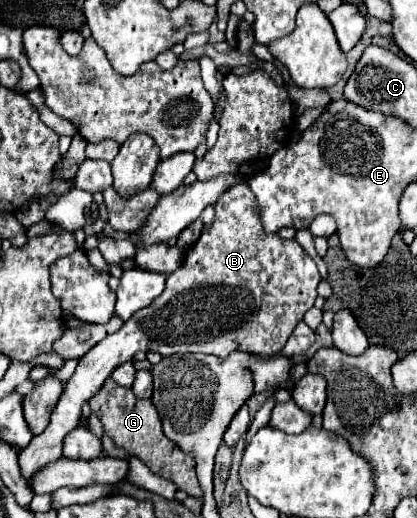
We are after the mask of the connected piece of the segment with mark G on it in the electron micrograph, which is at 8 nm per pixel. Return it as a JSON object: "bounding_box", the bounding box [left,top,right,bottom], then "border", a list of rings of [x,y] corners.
{"bounding_box":[89,379,203,499],"border":[[[107,379],[103,383],[103,387],[89,399],[89,407],[101,419],[103,431],[105,431],[105,435],[109,435],[113,439],[115,447],[141,459],[153,473],[157,473],[163,479],[173,481],[177,485],[177,489],[185,491],[187,495],[197,497],[197,499],[203,495],[197,475],[195,475],[193,457],[179,451],[179,447],[163,435],[159,415],[149,399],[145,399],[145,401],[135,399],[131,389],[115,385],[111,379]]]}

